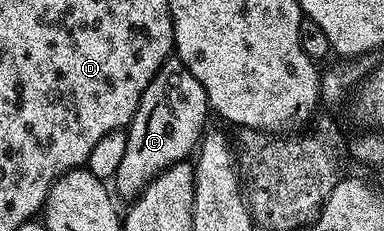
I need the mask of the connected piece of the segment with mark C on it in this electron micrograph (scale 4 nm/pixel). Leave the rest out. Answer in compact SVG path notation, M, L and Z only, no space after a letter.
M168 57L157 75L153 75L149 87L145 87L131 124L125 130L125 156L115 172L114 188L119 188L127 199L134 198L158 173L178 161L188 160L196 152L199 139L208 128L207 117L209 106L205 87L193 79L189 67L185 67L178 57Z

